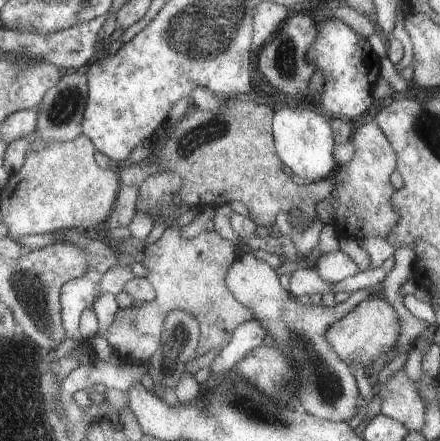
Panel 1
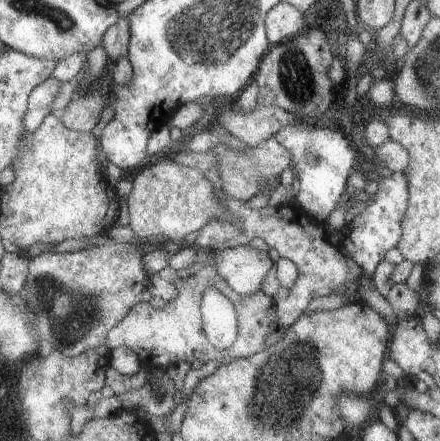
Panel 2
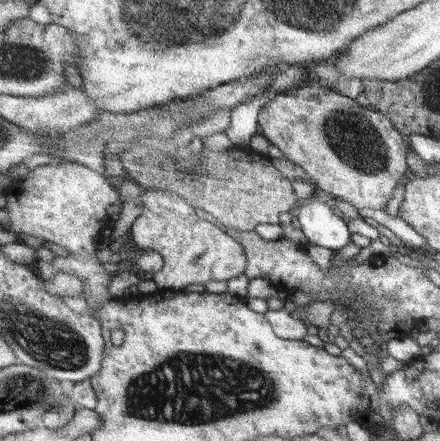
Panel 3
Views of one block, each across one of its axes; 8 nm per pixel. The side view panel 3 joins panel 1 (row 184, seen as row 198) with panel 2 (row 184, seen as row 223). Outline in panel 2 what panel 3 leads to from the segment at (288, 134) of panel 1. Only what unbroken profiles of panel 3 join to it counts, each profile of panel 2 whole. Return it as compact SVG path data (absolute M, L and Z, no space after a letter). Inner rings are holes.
M303 120L299 124L279 130L277 140L293 154L293 168L297 170L301 184L297 202L301 204L305 216L315 222L325 222L335 206L341 204L349 192L347 180L357 170L359 150L355 150L341 132L329 128L315 128Z

